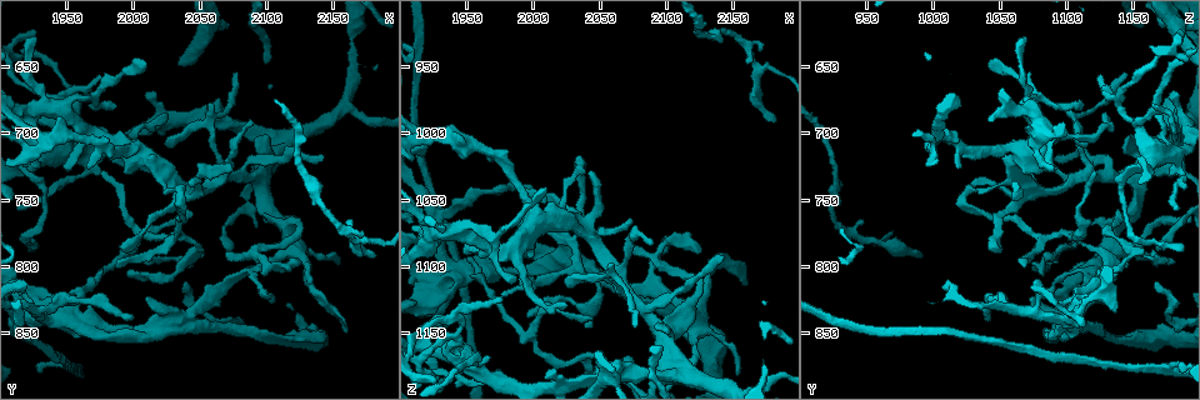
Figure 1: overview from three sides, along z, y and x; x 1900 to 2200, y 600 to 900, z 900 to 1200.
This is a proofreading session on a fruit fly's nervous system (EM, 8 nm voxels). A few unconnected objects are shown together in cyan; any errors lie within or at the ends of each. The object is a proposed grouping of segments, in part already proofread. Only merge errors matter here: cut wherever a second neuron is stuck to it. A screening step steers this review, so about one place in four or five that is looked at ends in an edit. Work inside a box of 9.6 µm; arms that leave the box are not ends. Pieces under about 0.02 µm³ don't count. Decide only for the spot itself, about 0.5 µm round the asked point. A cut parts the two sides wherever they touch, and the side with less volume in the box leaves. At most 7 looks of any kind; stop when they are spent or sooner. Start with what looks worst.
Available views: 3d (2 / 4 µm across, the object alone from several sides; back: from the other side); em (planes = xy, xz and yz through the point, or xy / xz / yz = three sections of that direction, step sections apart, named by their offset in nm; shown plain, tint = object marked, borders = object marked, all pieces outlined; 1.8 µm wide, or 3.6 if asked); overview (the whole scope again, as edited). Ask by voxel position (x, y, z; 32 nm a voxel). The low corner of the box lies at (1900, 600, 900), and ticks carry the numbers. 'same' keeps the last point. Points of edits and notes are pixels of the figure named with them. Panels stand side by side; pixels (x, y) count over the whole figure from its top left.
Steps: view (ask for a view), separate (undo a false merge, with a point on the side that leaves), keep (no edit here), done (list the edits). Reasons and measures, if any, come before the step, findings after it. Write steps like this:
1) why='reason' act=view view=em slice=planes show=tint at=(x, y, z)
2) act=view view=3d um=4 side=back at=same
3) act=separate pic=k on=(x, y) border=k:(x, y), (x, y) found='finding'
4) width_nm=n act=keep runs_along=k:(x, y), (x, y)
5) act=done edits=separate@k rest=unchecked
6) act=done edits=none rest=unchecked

why='arms part here' act=view view=em um=3.6 slice=planes show=tint at=(2166, 782, 950)

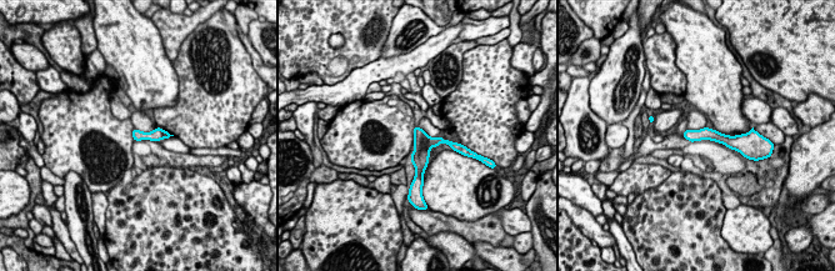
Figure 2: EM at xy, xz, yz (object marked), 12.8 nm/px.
act=separate pic=2 on=(166, 135) border=2:(163, 131), (164, 137) found='two neurons meet here'

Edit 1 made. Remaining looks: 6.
act=view view=overview

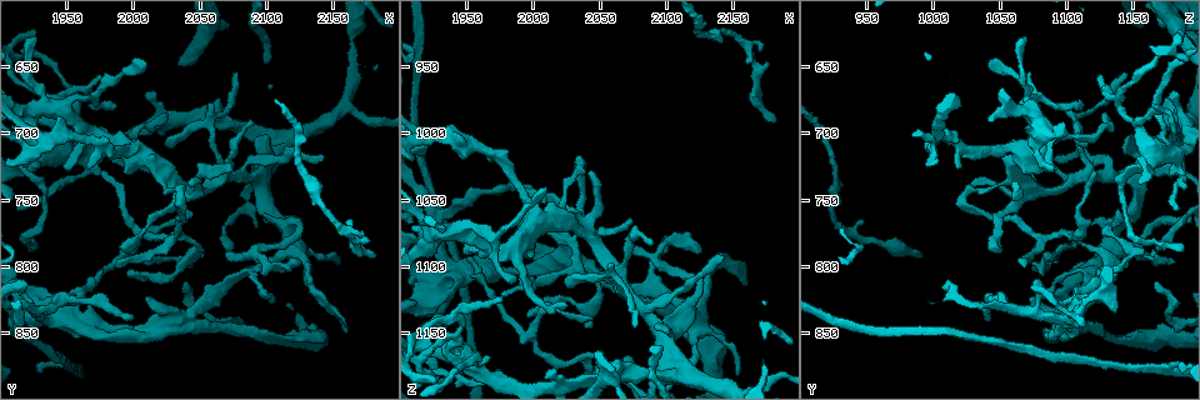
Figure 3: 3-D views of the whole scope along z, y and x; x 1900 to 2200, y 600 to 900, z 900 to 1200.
why='four arms meet' act=view view=em slice=xz step=4 show=tint at=(1954, 714, 1172)

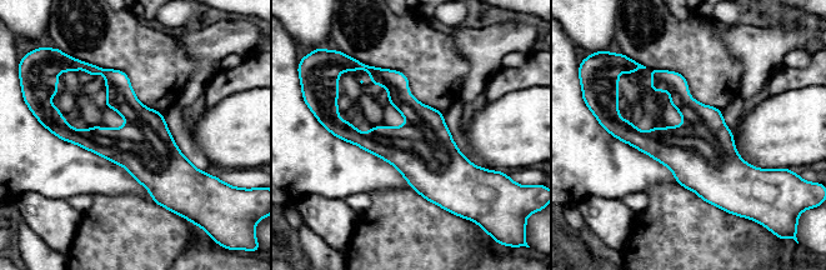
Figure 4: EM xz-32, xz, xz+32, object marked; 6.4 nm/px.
act=keep found='all the same neuron'

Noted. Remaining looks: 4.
why='three-way junction' act=view view=3d um=4 at=(2010, 848, 1098)

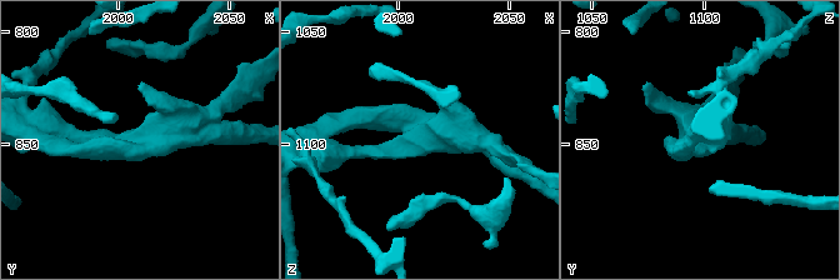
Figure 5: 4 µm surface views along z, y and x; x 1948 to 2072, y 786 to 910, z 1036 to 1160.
arms=3 arm_widths_nm=200,220,440 why='need the tissue' act=view view=em um=3.6 slice=yz step=16 show=tint at=(2007, 850, 1097)

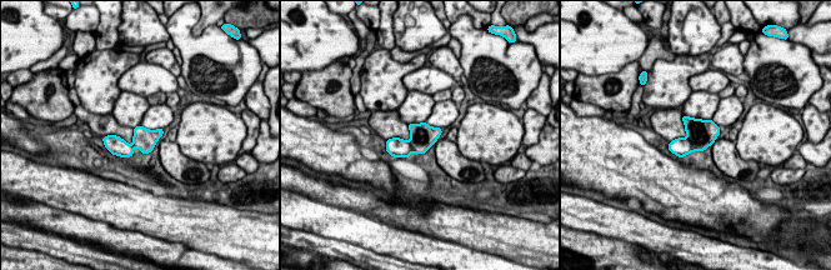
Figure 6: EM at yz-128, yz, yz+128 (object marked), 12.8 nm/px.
act=view view=em um=3.6 slice=planes show=tint at=same

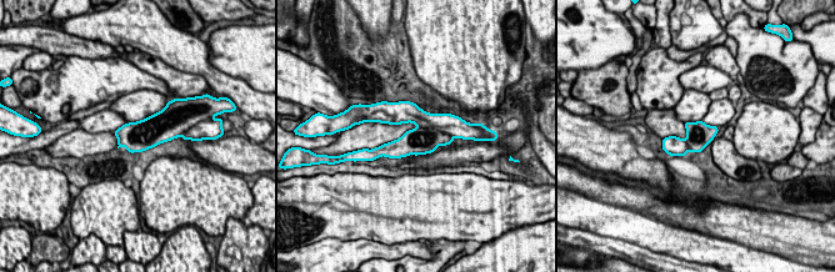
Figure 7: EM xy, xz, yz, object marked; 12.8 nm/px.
act=separate pic=7 on=(455, 126) border=7:(419, 126), (438, 129), (453, 137) found='a second neuron is stuck on'

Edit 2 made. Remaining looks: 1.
act=done edits=separate@2,separate@7 rest=unchecked

